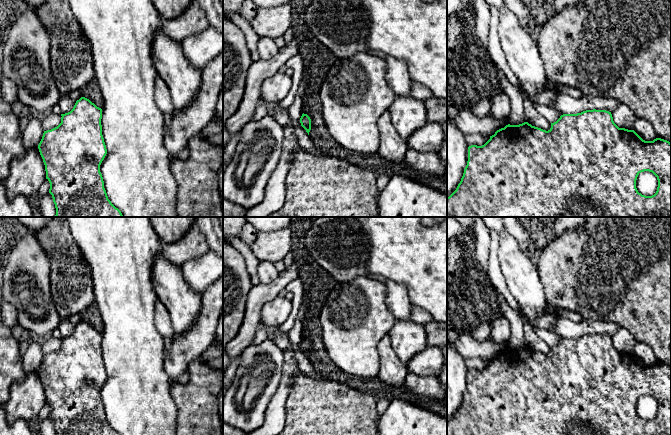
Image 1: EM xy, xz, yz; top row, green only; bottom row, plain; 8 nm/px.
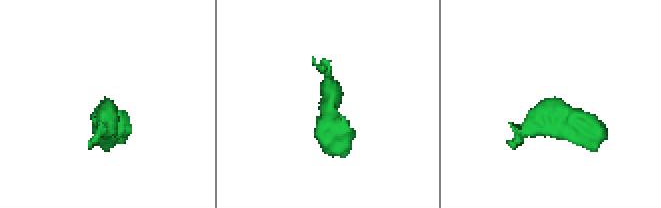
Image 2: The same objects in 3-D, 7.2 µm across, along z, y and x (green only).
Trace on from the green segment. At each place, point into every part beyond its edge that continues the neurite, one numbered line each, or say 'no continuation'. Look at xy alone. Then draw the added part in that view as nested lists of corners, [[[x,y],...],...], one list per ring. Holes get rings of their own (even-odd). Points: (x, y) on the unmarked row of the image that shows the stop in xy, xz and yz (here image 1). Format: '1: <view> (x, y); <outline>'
no continuation

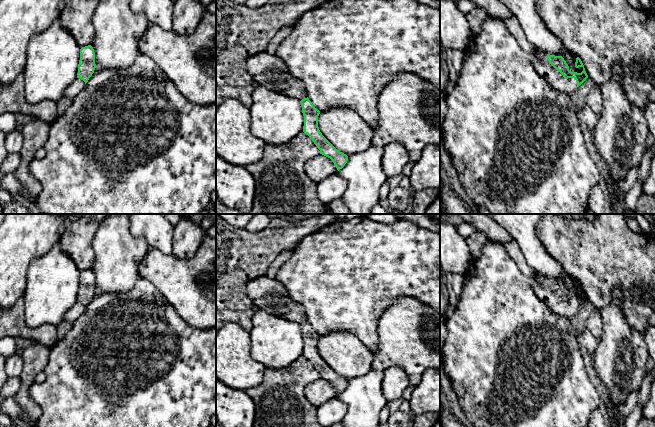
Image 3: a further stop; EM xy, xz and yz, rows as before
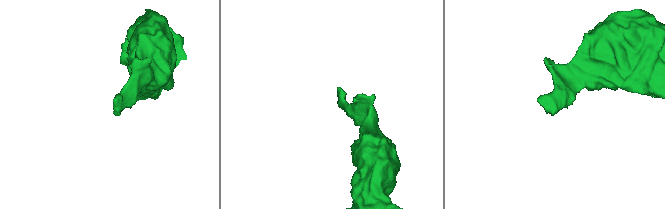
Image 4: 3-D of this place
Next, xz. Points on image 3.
1: xz (268, 294); [[[258,277],[248,282],[246,292],[255,309],[302,324],[307,322],[303,306],[293,300],[284,285],[275,278]]]

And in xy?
1: xy (76, 311); [[[76,302],[74,306],[66,312],[64,316],[64,321],[75,322],[78,318],[81,317],[84,311],[85,311],[85,306],[80,302]]]

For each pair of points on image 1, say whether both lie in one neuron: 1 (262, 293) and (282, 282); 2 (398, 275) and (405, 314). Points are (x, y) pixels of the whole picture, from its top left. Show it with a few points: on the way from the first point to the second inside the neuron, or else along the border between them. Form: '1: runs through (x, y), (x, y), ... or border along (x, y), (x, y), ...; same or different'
1: runs through (267, 292), (277, 285); same
2: border along (382, 278), (401, 283), (412, 303); different

